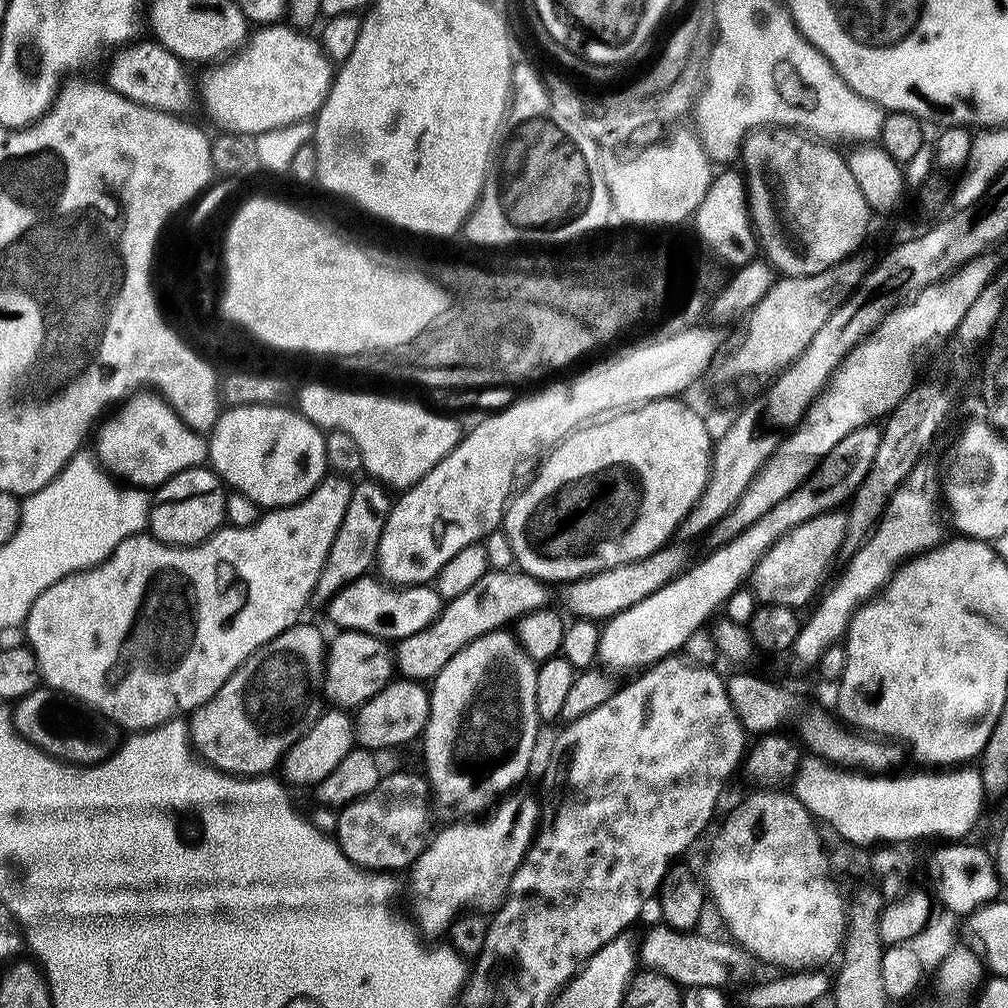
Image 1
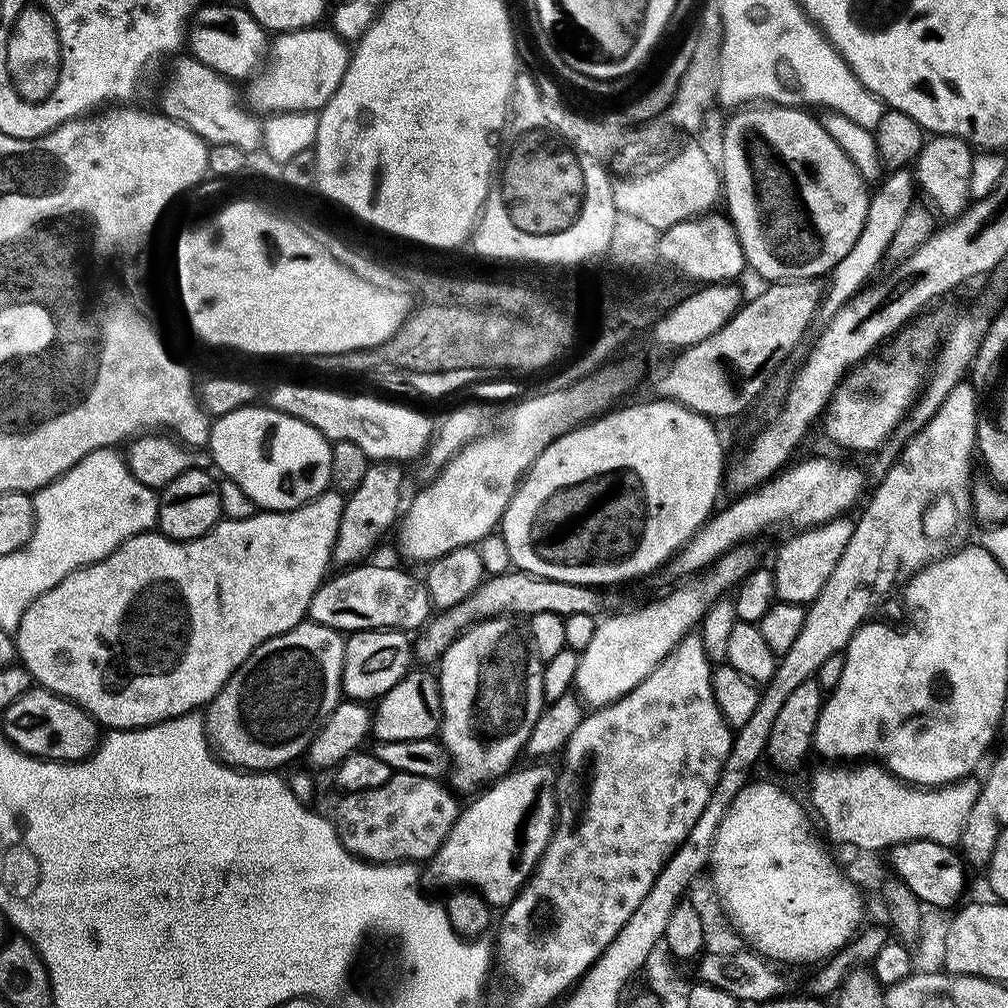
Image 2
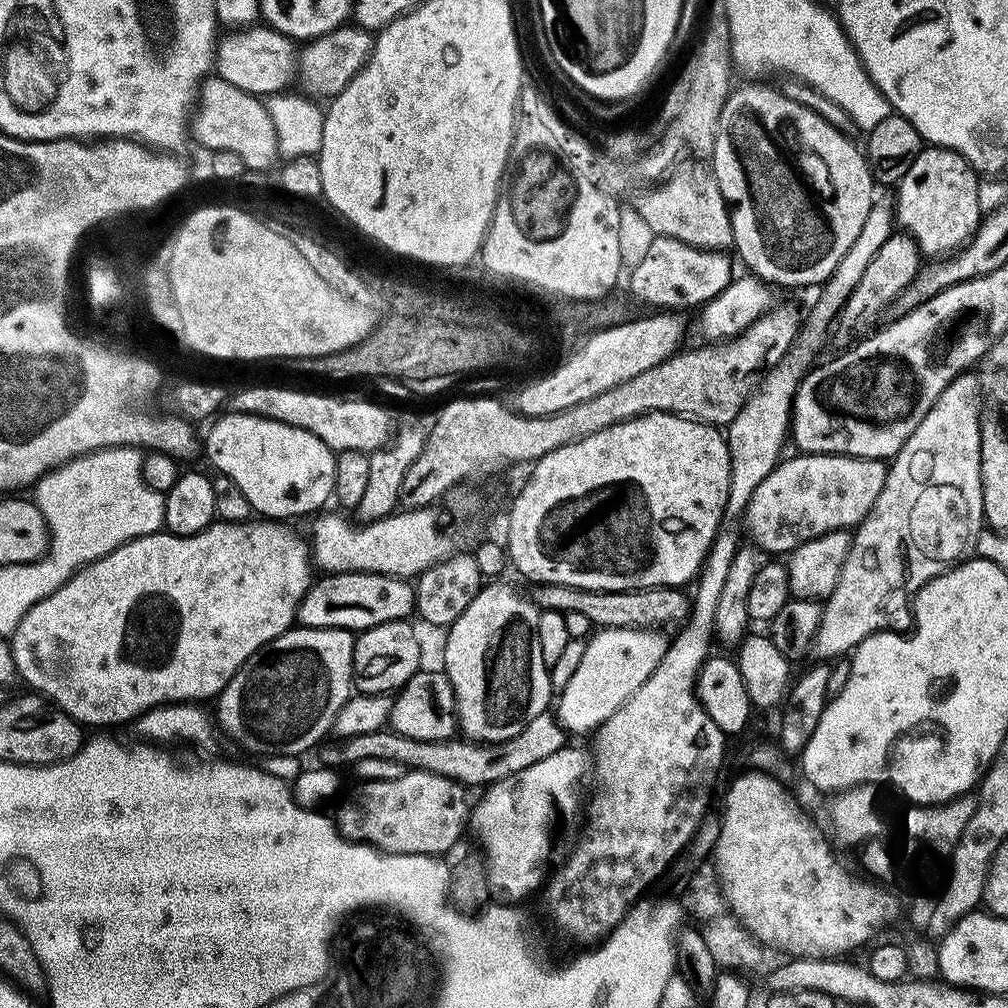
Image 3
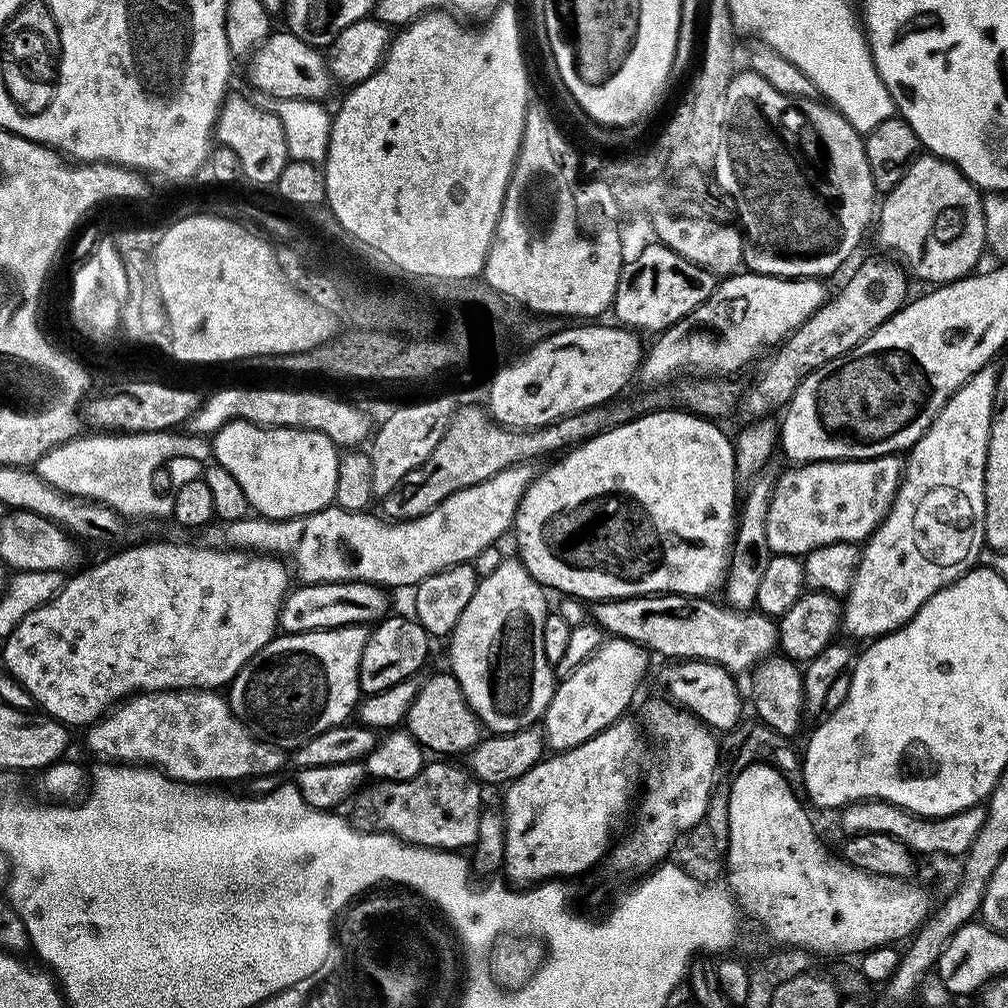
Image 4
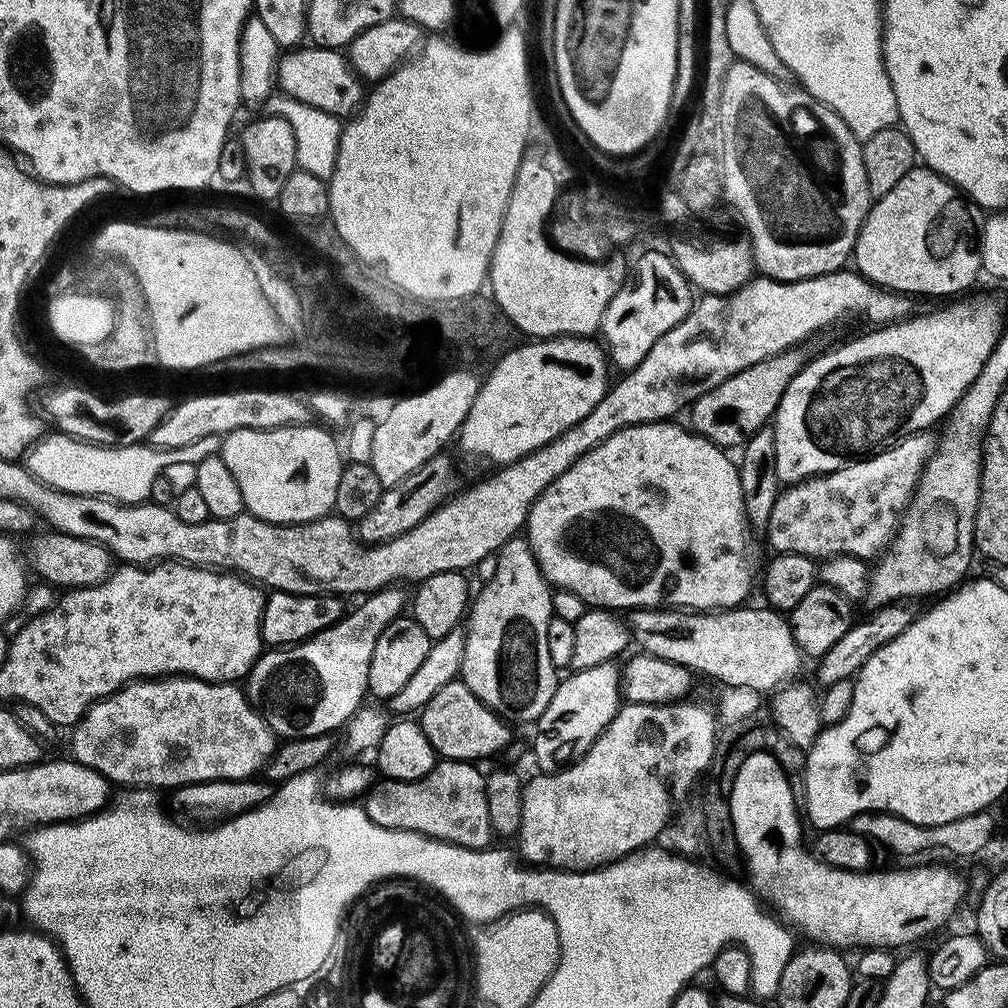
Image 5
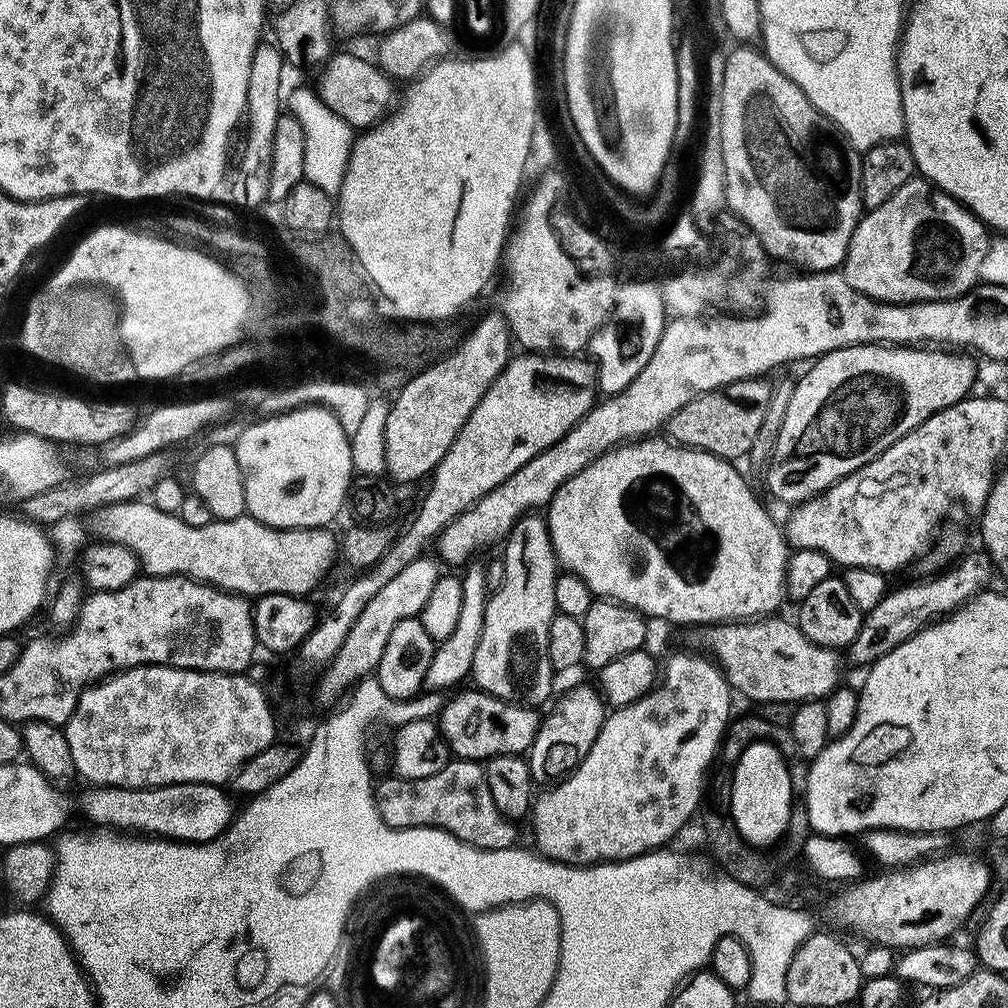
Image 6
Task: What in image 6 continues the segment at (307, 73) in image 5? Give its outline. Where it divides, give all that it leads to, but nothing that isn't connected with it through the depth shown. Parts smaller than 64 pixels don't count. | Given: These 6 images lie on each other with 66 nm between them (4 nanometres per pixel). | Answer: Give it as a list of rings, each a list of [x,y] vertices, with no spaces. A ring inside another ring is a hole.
[[[337,51],[327,64],[319,69],[320,81],[314,84],[314,91],[320,96],[338,118],[342,118],[353,130],[367,130],[379,124],[388,115],[394,104],[392,87],[394,81],[380,67],[352,52]]]

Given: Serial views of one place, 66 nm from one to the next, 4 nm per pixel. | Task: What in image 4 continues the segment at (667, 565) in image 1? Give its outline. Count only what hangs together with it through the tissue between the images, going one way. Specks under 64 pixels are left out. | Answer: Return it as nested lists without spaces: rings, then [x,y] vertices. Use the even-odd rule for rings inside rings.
[[[899,455],[879,456],[873,460],[819,460],[789,469],[789,472],[781,471],[776,477],[766,517],[766,539],[769,550],[775,555],[803,558],[814,549],[834,542],[859,545],[867,540],[894,502],[902,475],[902,460]]]

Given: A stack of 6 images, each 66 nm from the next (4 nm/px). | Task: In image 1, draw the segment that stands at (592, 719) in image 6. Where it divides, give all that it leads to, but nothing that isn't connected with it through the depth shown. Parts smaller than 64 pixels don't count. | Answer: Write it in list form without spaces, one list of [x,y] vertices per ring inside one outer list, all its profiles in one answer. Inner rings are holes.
[[[869,426],[846,434],[846,438],[842,438],[842,442],[838,442],[838,446],[826,454],[816,471],[790,495],[782,498],[778,506],[762,514],[758,522],[754,522],[745,532],[740,532],[733,540],[723,541],[716,546],[720,548],[714,549],[701,564],[693,563],[669,584],[650,594],[650,598],[642,598],[642,602],[611,617],[600,629],[599,663],[604,663],[605,669],[617,668],[620,672],[627,668],[643,670],[665,656],[679,653],[687,639],[695,631],[703,629],[717,615],[715,612],[719,608],[721,611],[727,605],[729,598],[751,577],[758,562],[771,553],[774,544],[786,533],[810,518],[839,509],[851,501],[853,492],[866,478],[870,466],[874,466],[880,433],[879,427]]]

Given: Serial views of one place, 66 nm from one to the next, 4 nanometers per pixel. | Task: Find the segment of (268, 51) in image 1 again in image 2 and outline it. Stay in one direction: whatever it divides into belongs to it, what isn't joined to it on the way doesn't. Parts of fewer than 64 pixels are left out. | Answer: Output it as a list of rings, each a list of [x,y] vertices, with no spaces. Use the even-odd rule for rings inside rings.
[[[328,26],[279,33],[271,41],[266,63],[247,81],[246,104],[253,113],[314,112],[330,102],[342,82],[350,59],[349,45]]]

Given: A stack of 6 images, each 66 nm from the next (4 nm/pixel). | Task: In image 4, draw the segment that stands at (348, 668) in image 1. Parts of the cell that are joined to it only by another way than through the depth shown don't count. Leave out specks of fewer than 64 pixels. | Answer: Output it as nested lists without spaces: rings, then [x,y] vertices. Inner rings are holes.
[[[411,615],[381,619],[369,631],[368,641],[362,650],[360,663],[360,691],[364,694],[381,692],[403,680],[411,680],[428,656],[430,637],[419,622]]]

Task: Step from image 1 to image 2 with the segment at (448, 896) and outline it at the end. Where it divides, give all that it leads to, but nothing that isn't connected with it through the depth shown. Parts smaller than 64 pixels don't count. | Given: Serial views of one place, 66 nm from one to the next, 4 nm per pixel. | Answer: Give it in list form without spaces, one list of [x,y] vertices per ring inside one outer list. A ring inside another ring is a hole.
[[[543,763],[533,764],[536,764],[533,768],[517,767],[509,771],[472,798],[477,800],[465,803],[461,807],[460,816],[454,822],[446,842],[442,842],[442,846],[430,861],[432,876],[438,883],[467,886],[479,892],[487,904],[491,904],[496,910],[507,908],[508,903],[524,889],[524,883],[531,878],[536,870],[536,863],[540,861],[546,846],[552,841],[552,833],[558,823],[556,776],[550,769],[540,765]]]

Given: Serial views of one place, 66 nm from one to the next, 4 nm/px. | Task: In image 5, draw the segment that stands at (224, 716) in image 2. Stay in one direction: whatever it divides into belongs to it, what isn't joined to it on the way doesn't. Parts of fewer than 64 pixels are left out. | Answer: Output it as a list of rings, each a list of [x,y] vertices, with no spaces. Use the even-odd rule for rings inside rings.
[[[389,586],[365,595],[353,612],[305,640],[261,651],[242,689],[272,733],[280,738],[326,736],[347,725],[369,695],[370,658],[382,630],[405,611],[406,594],[404,598],[400,588]]]

